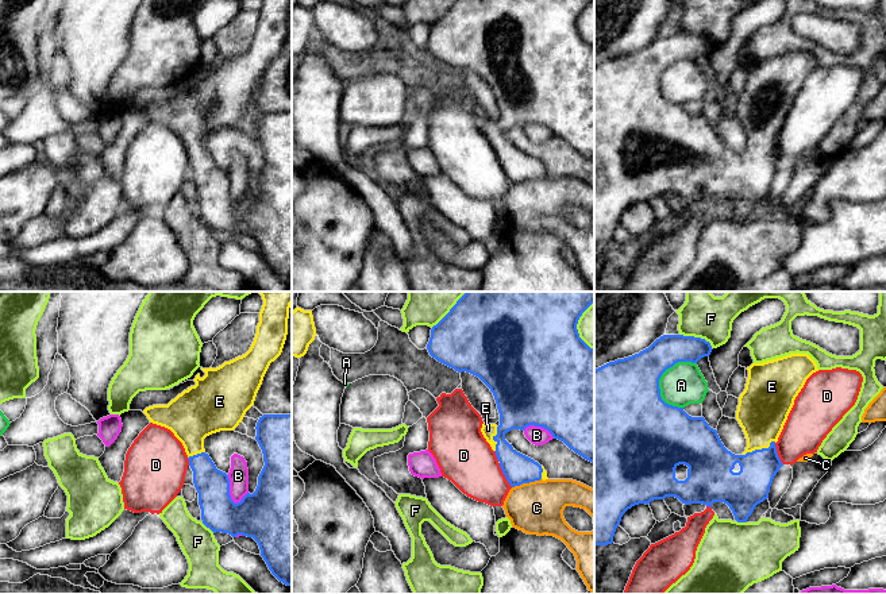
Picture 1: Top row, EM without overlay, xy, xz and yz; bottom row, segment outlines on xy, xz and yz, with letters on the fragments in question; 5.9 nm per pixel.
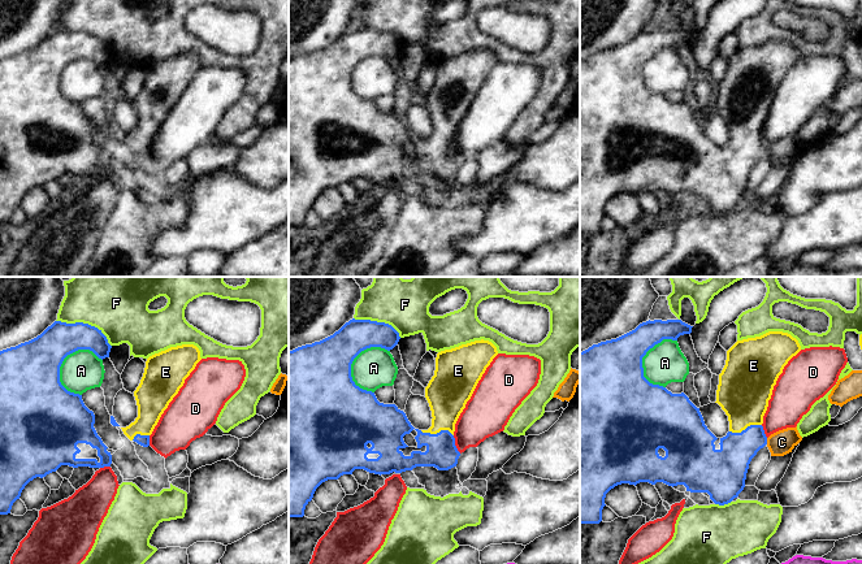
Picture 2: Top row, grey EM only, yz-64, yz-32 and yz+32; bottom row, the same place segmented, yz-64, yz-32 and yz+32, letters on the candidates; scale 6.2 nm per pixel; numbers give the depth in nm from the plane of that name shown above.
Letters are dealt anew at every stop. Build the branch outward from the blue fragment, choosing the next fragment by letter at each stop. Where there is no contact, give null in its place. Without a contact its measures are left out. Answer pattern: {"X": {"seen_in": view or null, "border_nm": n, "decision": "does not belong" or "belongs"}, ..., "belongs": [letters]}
{"A": {"seen_in": "yz", "border_nm": 320, "decision": "does not belong"}, "B": {"seen_in": "xy", "border_nm": 190, "decision": "does not belong"}, "C": {"seen_in": "xz", "border_nm": 190, "decision": "does not belong"}, "D": {"seen_in": "xz", "border_nm": 170, "decision": "does not belong"}, "E": {"seen_in": "yz", "border_nm": 220, "decision": "belongs"}, "F": {"seen_in": "yz", "border_nm": 220, "decision": "does not belong"}, "belongs": ["E"]}

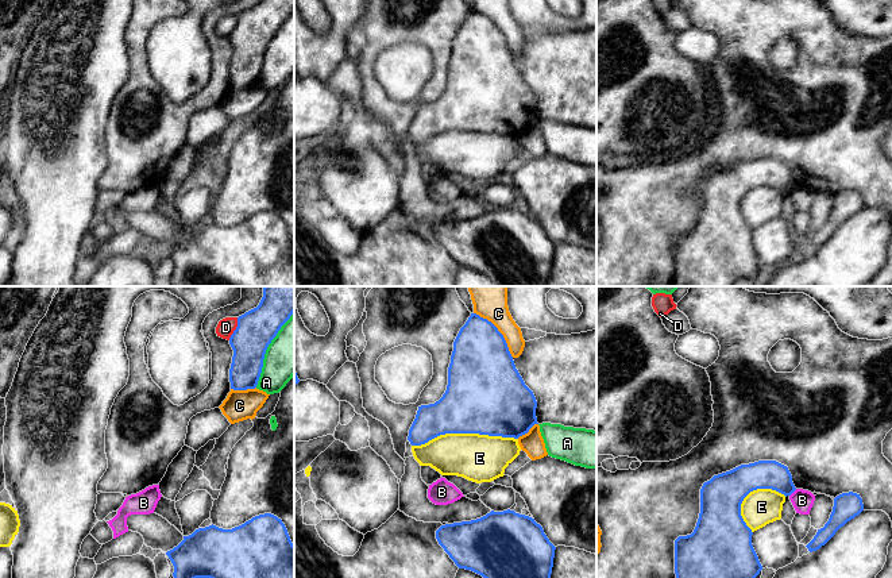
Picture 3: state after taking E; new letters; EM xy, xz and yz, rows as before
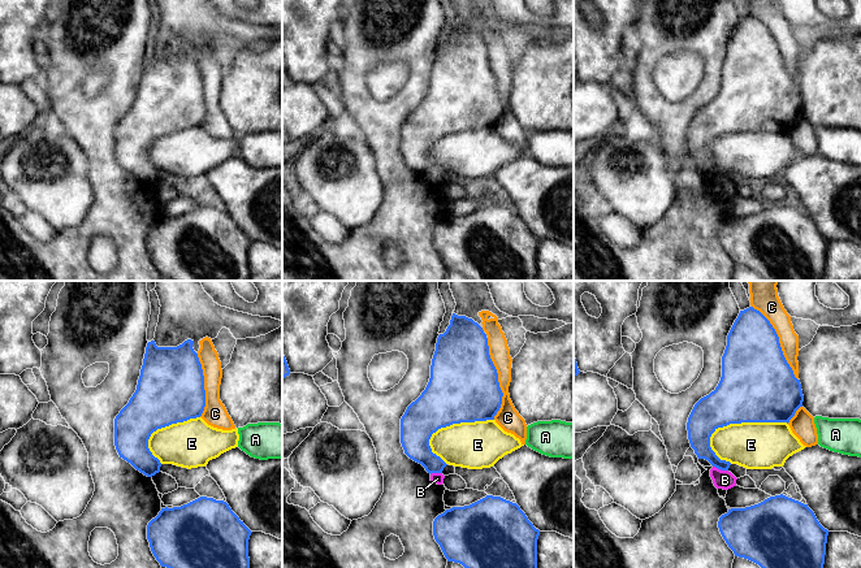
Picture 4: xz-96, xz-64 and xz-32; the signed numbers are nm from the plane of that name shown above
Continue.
{"A": {"seen_in": "xy", "border_nm": 500, "decision": "does not belong"}, "B": {"seen_in": "yz", "border_nm": 60, "decision": "does not belong"}, "C": {"seen_in": "xz", "border_nm": 360, "decision": "does not belong"}, "D": {"seen_in": "xy", "border_nm": 150, "decision": "does not belong"}, "E": {"seen_in": "xz", "border_nm": 650, "decision": "does not belong"}, "belongs": []}

